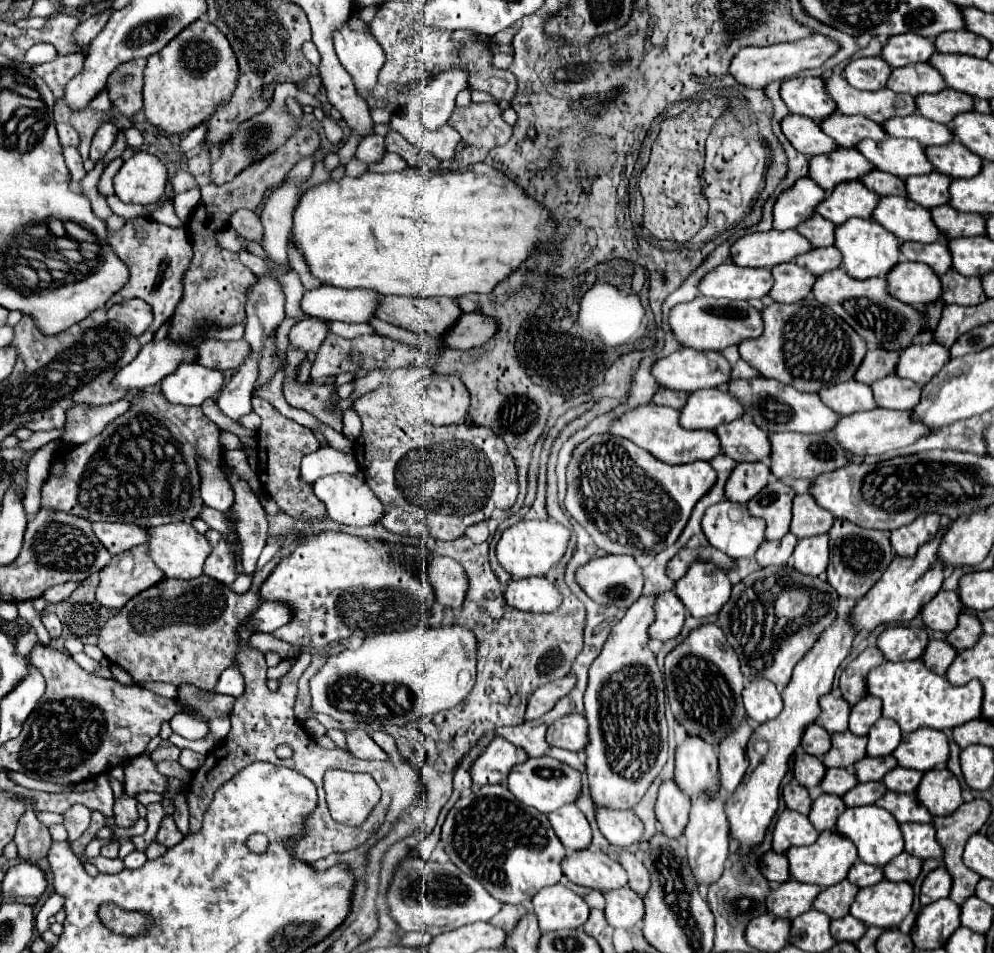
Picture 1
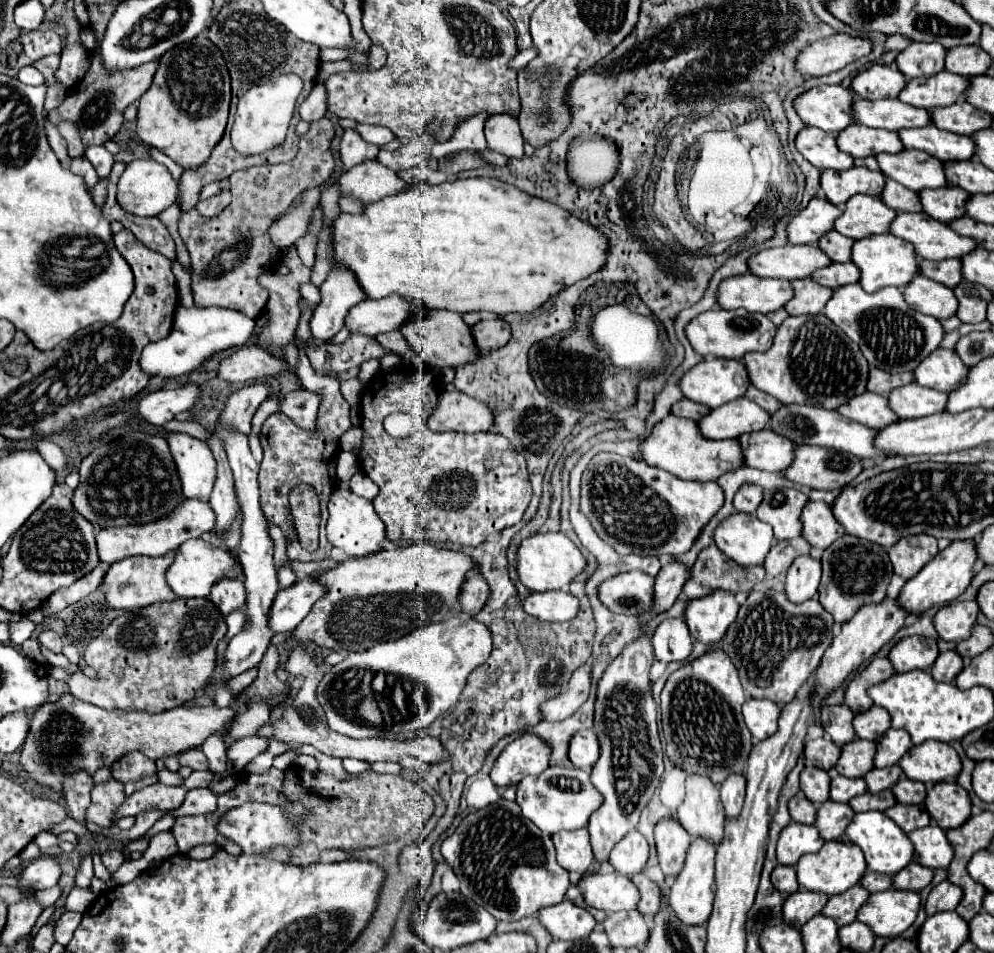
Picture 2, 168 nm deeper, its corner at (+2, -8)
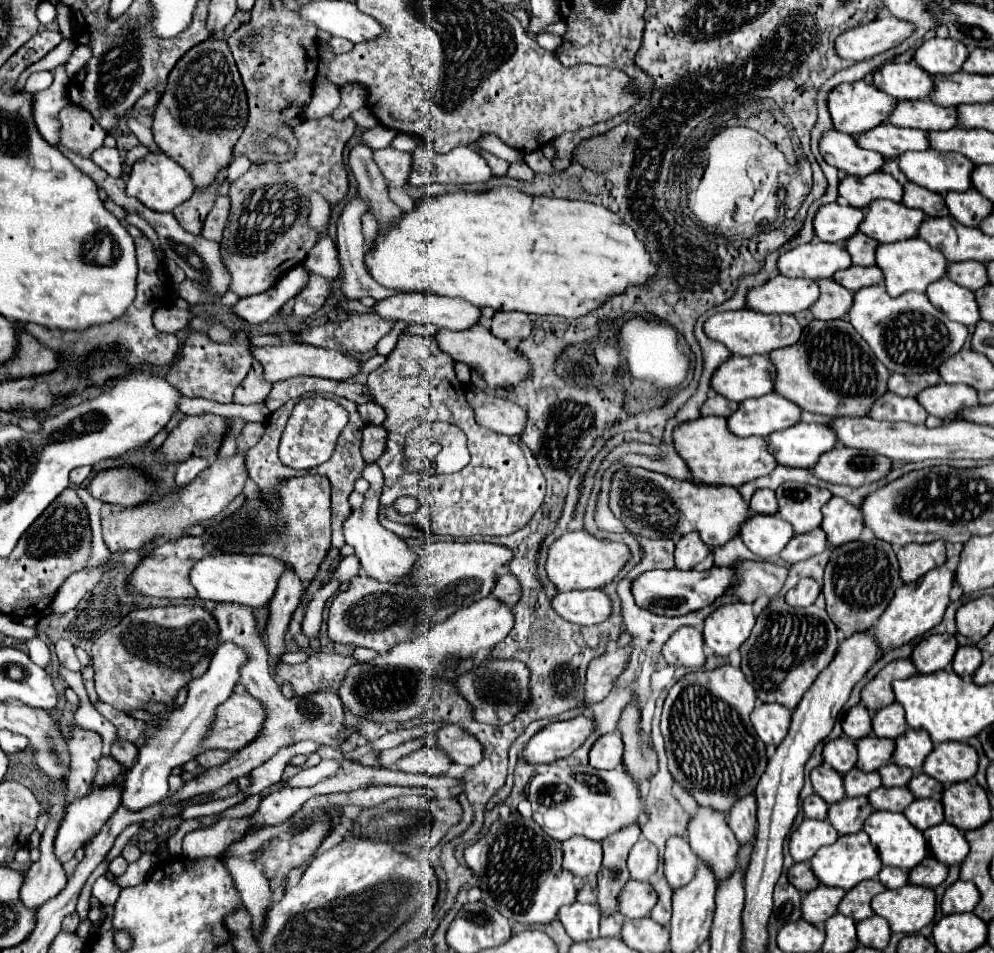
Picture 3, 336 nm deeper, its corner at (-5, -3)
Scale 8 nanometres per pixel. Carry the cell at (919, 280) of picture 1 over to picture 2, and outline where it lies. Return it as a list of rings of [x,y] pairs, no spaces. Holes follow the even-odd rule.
[[[917,275],[913,283],[909,283],[903,289],[903,295],[905,301],[923,315],[931,315],[935,319],[947,319],[957,313],[957,297],[953,289],[935,283],[931,279],[925,279],[923,275]]]

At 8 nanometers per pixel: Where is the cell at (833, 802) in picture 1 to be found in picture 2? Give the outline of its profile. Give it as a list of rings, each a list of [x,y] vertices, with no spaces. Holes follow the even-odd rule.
[[[825,801],[817,811],[817,829],[825,841],[839,839],[853,821],[855,811],[847,803]]]

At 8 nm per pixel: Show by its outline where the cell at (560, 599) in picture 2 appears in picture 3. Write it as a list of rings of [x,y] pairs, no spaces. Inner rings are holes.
[[[602,590],[558,592],[550,604],[558,616],[582,626],[604,622],[610,616],[610,600]]]

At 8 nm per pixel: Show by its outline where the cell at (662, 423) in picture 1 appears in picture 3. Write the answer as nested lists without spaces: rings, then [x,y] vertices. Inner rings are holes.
[[[706,416],[698,420],[680,422],[674,428],[674,450],[690,468],[692,478],[696,482],[706,484],[728,484],[736,488],[748,480],[770,474],[778,466],[774,456],[766,450],[766,438],[738,438],[728,432],[726,420],[720,416]]]

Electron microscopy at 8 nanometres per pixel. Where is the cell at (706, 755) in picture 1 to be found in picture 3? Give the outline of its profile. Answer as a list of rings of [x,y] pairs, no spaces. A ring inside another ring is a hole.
[[[698,806],[688,822],[688,840],[698,858],[710,864],[712,872],[716,872],[718,882],[730,876],[736,868],[736,852],[740,844],[730,830],[724,812]]]

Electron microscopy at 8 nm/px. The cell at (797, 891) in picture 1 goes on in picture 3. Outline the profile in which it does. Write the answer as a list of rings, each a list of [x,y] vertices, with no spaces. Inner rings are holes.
[[[818,886],[812,892],[808,892],[802,900],[802,918],[818,928],[822,928],[824,920],[830,918],[836,912],[838,902],[842,900],[846,892],[842,888],[828,888],[828,886]]]

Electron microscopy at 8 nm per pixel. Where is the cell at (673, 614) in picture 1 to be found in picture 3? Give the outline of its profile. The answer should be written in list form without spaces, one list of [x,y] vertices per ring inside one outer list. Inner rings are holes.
[[[692,626],[678,628],[662,648],[662,656],[670,666],[690,666],[698,668],[704,664],[706,656],[702,650],[702,632]]]

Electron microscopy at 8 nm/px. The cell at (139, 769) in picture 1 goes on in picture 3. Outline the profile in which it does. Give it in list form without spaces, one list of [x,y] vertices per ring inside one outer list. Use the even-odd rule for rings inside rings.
[[[116,740],[114,742],[114,746],[112,746],[112,758],[116,760],[116,762],[120,762],[126,770],[130,770],[132,768],[132,764],[136,762],[136,756],[138,756],[138,746],[136,744],[132,744],[132,742],[128,742],[128,740]]]

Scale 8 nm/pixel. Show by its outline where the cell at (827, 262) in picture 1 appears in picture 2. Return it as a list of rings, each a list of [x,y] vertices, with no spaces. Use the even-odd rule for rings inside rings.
[[[831,263],[829,269],[819,269],[817,273],[813,273],[813,279],[817,279],[825,287],[831,287],[833,291],[843,285],[857,283],[859,277],[861,273],[853,263]]]

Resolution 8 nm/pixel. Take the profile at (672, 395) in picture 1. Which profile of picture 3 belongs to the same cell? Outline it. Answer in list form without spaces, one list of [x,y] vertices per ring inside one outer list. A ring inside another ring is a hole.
[[[712,394],[712,396],[708,396],[708,400],[702,404],[700,414],[702,414],[702,416],[724,416],[724,418],[728,418],[736,408],[738,408],[736,402],[730,402],[730,400],[726,400],[726,398],[718,396],[718,394]]]

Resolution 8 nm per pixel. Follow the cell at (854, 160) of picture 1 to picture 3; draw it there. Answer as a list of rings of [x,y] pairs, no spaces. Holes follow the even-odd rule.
[[[872,172],[872,176],[846,176],[838,184],[838,194],[844,202],[856,208],[866,208],[876,198],[888,198],[894,202],[902,200],[902,186],[884,172]]]

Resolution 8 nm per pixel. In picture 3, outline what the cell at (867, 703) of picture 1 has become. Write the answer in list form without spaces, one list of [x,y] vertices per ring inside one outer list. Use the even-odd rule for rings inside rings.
[[[894,702],[886,708],[880,708],[872,718],[872,732],[880,738],[898,738],[906,732],[906,720],[904,720],[904,708]]]

